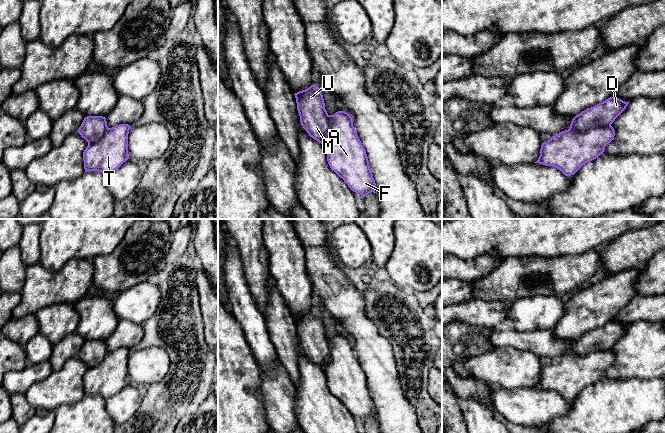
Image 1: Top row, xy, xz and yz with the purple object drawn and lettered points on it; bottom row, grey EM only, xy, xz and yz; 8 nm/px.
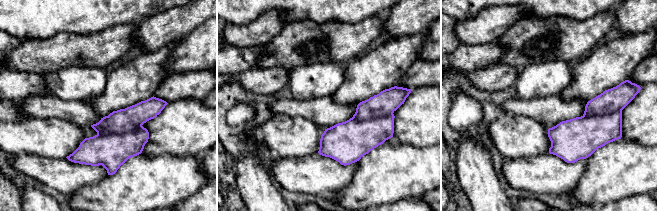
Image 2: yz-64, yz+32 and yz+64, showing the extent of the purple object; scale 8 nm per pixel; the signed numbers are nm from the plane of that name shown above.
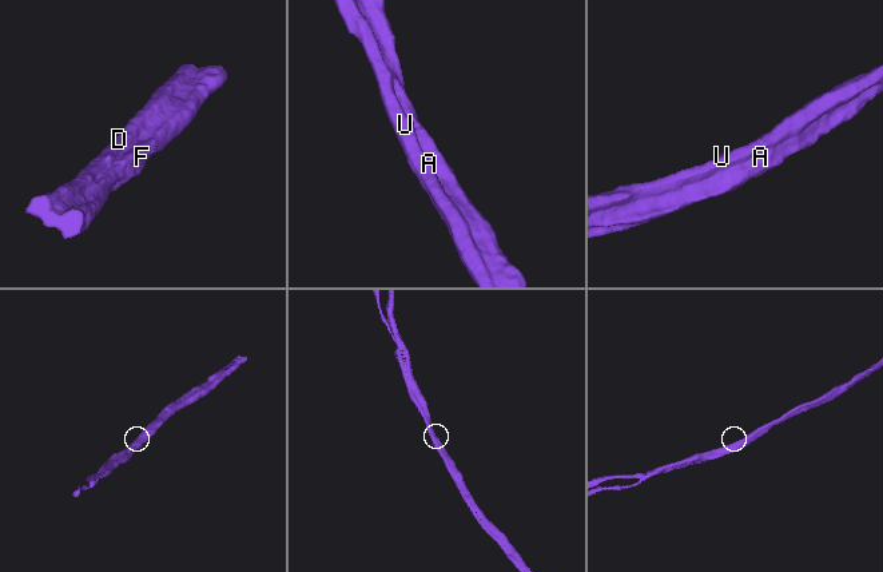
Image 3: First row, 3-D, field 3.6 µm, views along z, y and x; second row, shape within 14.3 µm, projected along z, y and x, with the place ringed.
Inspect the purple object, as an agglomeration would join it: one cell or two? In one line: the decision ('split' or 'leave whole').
split

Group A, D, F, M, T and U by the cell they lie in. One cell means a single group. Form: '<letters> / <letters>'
A F T / D M U

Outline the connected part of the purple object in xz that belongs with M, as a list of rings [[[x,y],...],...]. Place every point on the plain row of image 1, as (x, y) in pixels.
[[[313,308],[294,319],[301,349],[310,361],[324,370],[330,361],[330,348],[320,312]]]

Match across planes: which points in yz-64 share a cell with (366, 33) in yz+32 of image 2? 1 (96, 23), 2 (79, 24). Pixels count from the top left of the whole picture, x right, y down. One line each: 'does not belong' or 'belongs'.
1: does not belong
2: does not belong

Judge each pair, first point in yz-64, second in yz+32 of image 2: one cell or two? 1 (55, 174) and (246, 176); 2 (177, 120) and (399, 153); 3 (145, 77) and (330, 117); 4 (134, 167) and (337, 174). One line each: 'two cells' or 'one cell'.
1: two cells
2: two cells
3: one cell
4: two cells

